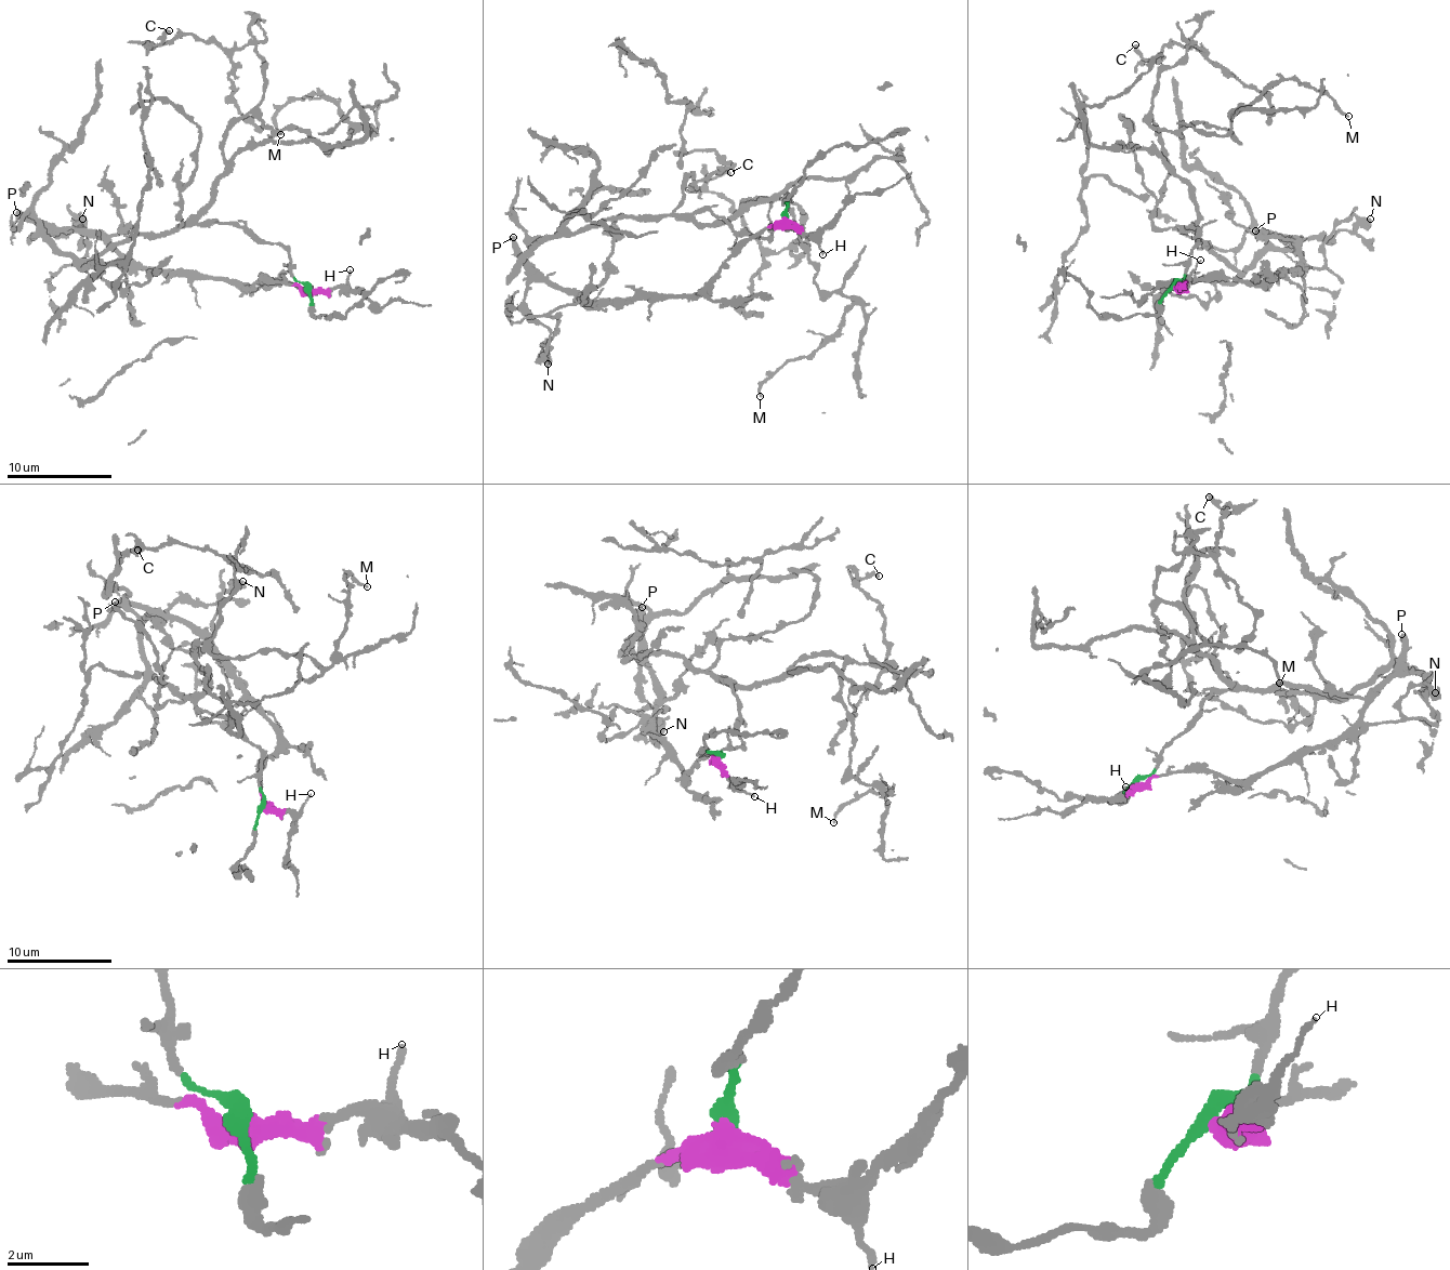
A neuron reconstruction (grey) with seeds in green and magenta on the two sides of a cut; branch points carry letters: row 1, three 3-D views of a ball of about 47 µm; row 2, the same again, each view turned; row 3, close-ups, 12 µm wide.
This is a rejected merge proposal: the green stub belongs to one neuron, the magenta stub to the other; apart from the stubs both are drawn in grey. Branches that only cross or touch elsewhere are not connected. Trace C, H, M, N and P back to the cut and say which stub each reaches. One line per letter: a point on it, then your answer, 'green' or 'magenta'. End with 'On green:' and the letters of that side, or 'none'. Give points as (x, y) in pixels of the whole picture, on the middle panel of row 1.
C: at (730, 172); green
H: at (822, 254); magenta
M: at (760, 396); green
N: at (548, 364); magenta
P: at (513, 237); magenta
On green: C, M

